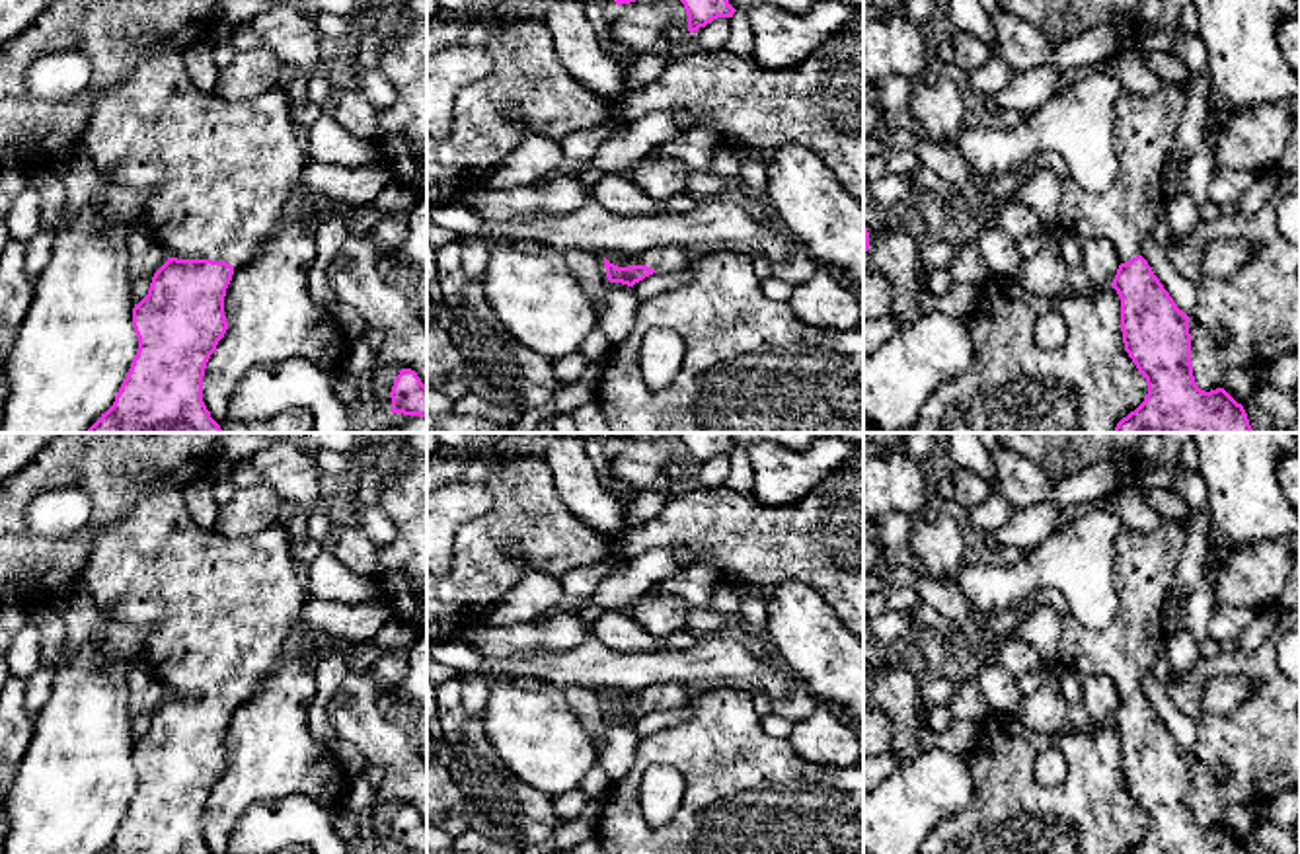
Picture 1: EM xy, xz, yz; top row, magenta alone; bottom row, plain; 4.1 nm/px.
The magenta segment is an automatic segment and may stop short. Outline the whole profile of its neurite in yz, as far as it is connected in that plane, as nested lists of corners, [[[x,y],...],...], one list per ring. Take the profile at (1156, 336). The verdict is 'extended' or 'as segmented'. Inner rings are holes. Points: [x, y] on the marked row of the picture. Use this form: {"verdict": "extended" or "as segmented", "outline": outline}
{"verdict": "extended", "outline": [[[1162,80],[1154,96],[1125,92],[1117,99],[1113,129],[1119,175],[1117,183],[1105,193],[1088,193],[1070,175],[1056,150],[1045,150],[1035,158],[1037,168],[1054,172],[1062,185],[1060,232],[1070,232],[1078,240],[1105,238],[1121,261],[1111,287],[1121,298],[1125,351],[1146,378],[1148,394],[1134,411],[1117,423],[1113,433],[1253,433],[1243,406],[1224,388],[1204,392],[1197,386],[1191,365],[1189,316],[1177,308],[1140,255],[1144,236],[1152,232],[1158,216],[1166,211],[1162,170],[1187,103],[1187,88]]]}

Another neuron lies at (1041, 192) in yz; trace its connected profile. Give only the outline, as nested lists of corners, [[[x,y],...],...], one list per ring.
[[[1037,168],[1035,174],[1019,185],[1015,199],[1039,214],[1045,232],[1060,234],[1058,209],[1062,201],[1062,185],[1054,172]]]

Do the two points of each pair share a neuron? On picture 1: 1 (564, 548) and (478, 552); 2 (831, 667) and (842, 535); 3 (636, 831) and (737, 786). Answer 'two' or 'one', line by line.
1: one
2: two
3: one

